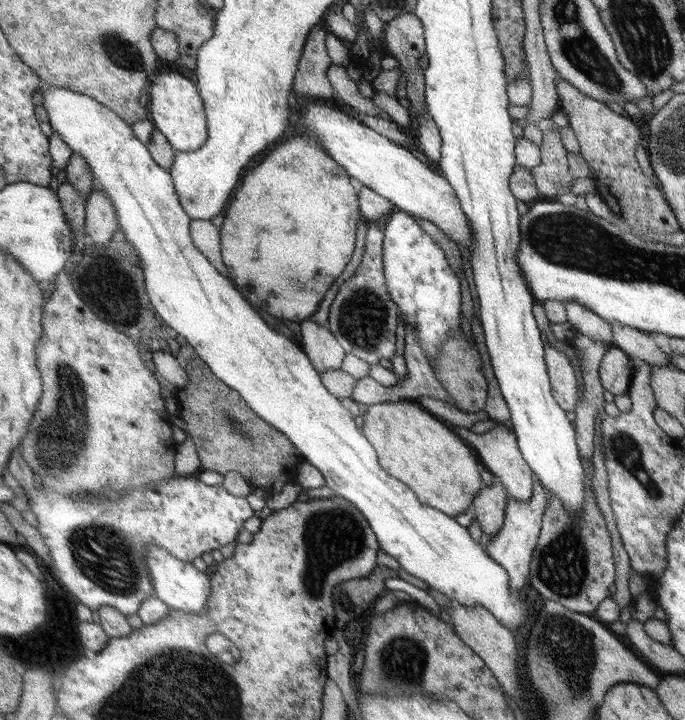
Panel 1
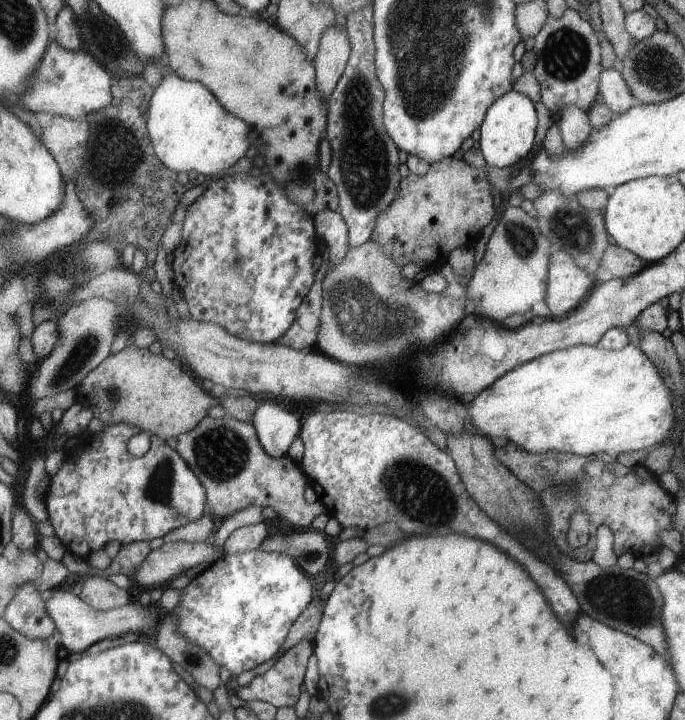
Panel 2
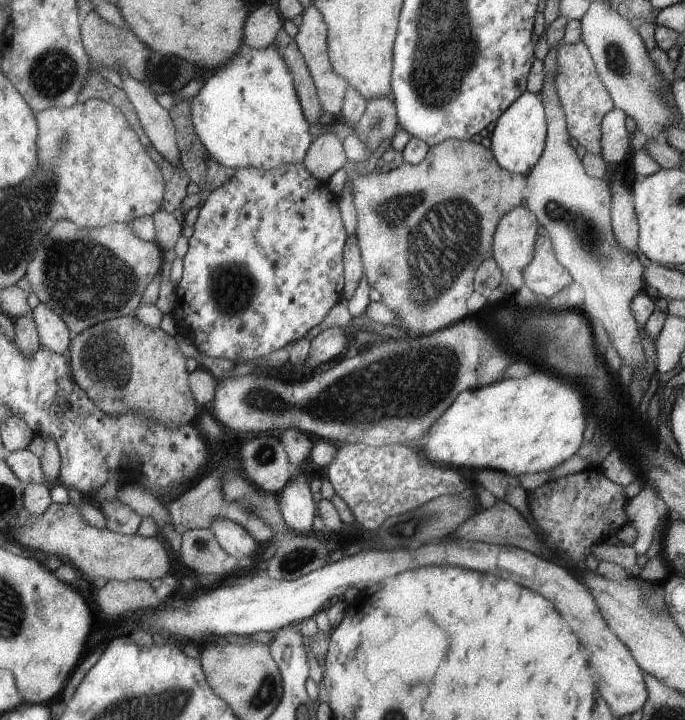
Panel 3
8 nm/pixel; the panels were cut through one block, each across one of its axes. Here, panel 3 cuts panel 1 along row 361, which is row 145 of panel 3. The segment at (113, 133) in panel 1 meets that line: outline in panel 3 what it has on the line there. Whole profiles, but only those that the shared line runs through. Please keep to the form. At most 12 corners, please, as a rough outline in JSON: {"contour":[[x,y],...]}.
{"contour":[[275,43],[191,96],[224,167],[301,164],[312,142]]}

